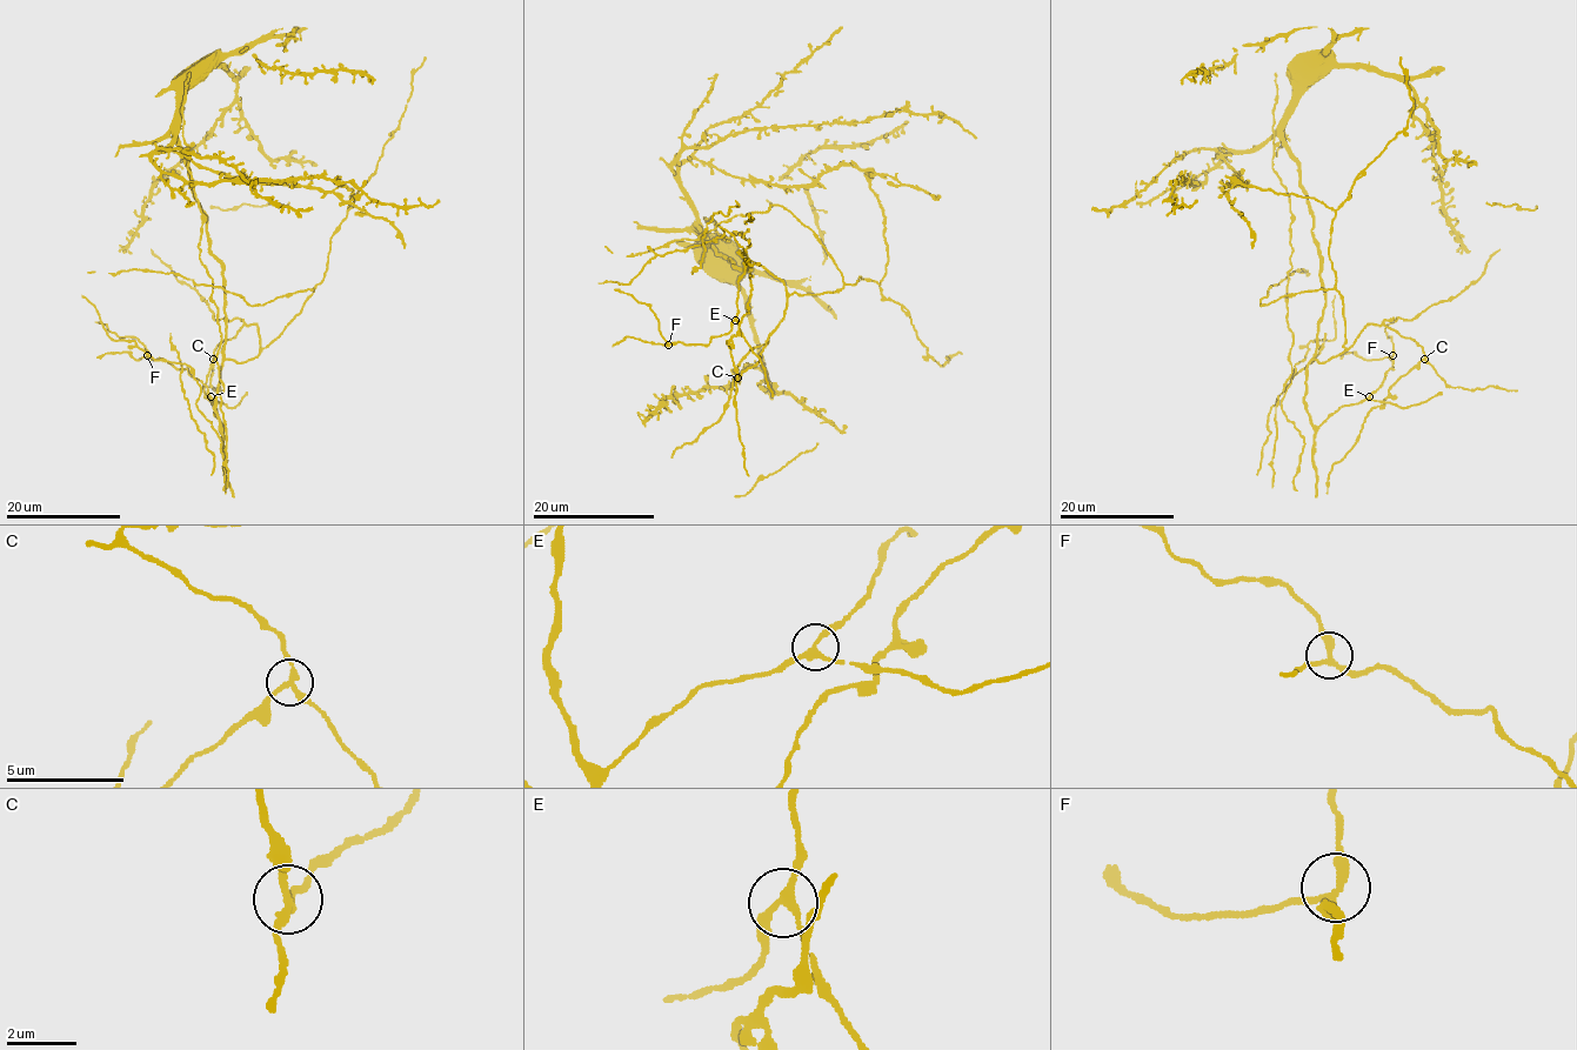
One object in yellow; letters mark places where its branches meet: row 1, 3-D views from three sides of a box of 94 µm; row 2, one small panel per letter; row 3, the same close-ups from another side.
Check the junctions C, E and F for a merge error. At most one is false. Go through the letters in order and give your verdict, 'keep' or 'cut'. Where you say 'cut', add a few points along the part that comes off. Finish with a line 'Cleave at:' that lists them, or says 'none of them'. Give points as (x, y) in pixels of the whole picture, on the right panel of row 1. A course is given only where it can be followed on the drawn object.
C: cut | (1424, 358), (1389, 389), (1385, 402), (1368, 414), (1356, 442), (1331, 467), (1327, 493)
E: keep
F: keep
Cleave at: C

